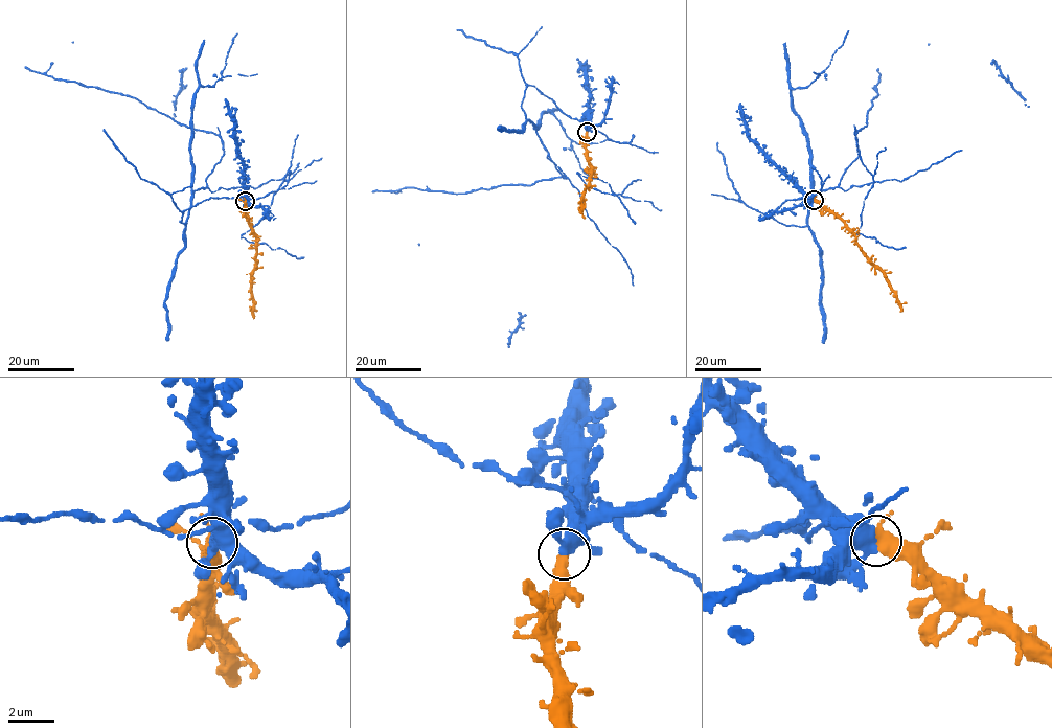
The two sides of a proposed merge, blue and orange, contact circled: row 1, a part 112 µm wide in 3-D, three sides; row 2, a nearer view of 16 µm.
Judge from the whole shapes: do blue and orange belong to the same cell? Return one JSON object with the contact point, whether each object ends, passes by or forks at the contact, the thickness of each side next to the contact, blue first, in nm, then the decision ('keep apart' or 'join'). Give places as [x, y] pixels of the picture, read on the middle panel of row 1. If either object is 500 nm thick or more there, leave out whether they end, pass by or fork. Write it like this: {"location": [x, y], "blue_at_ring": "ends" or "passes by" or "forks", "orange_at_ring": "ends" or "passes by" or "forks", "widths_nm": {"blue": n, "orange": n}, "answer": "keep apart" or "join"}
{"location": [587, 132], "blue_at_ring": "passes by", "orange_at_ring": "passes by", "widths_nm": {"blue": 420, "orange": 400}, "answer": "join"}

